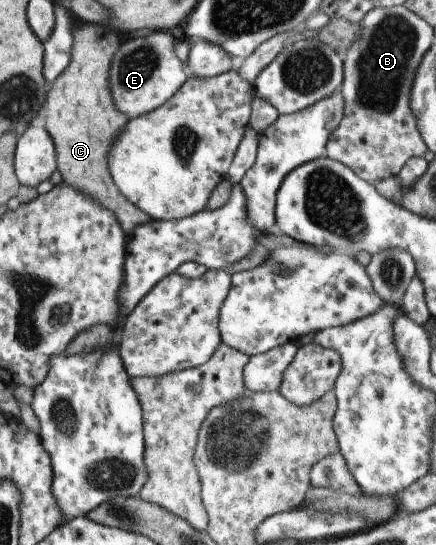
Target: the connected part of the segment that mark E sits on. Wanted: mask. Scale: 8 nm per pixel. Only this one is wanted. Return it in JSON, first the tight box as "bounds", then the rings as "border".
{"bounds":[109,30,189,120],"border":[[[153,30],[147,36],[126,40],[116,56],[112,57],[109,84],[113,101],[117,109],[129,120],[164,104],[187,81],[189,74],[185,63],[177,55],[177,42],[178,40],[168,31]]]}

